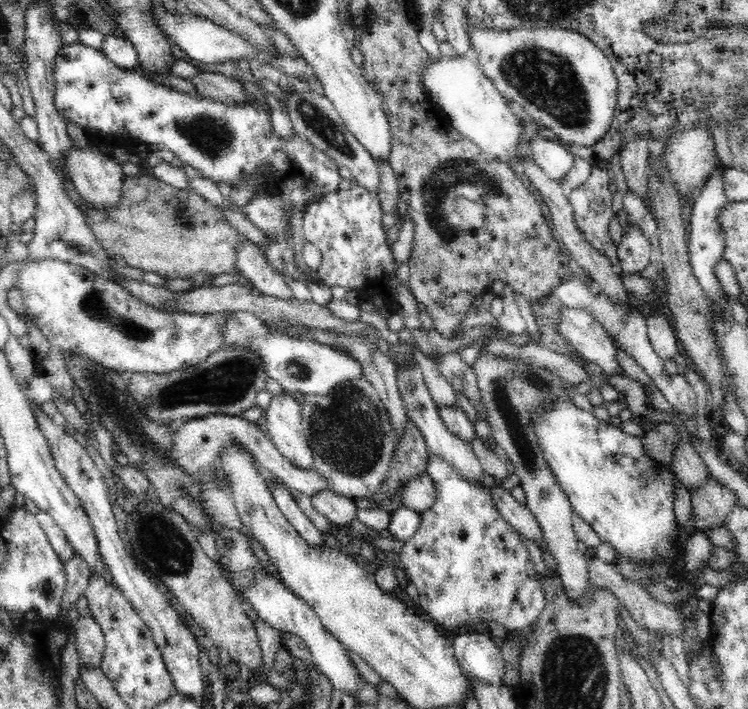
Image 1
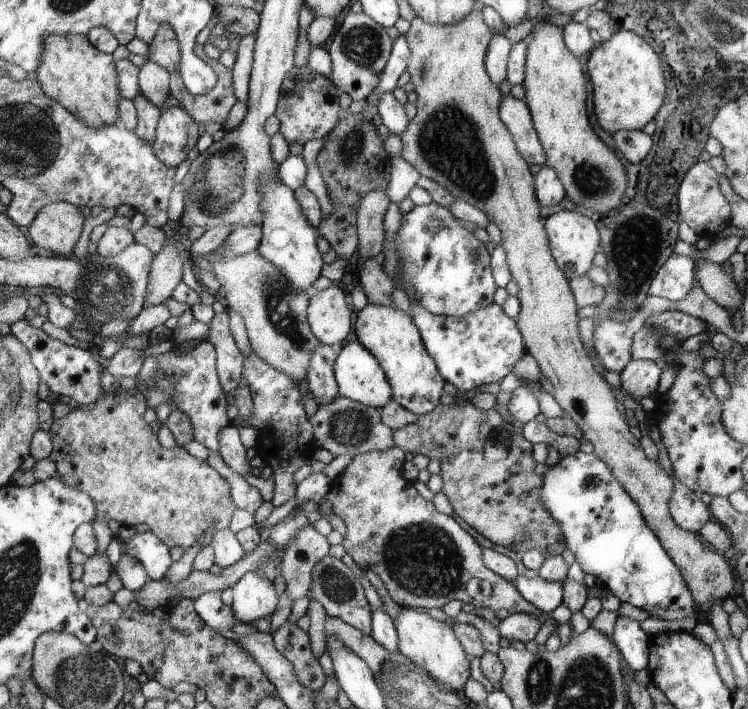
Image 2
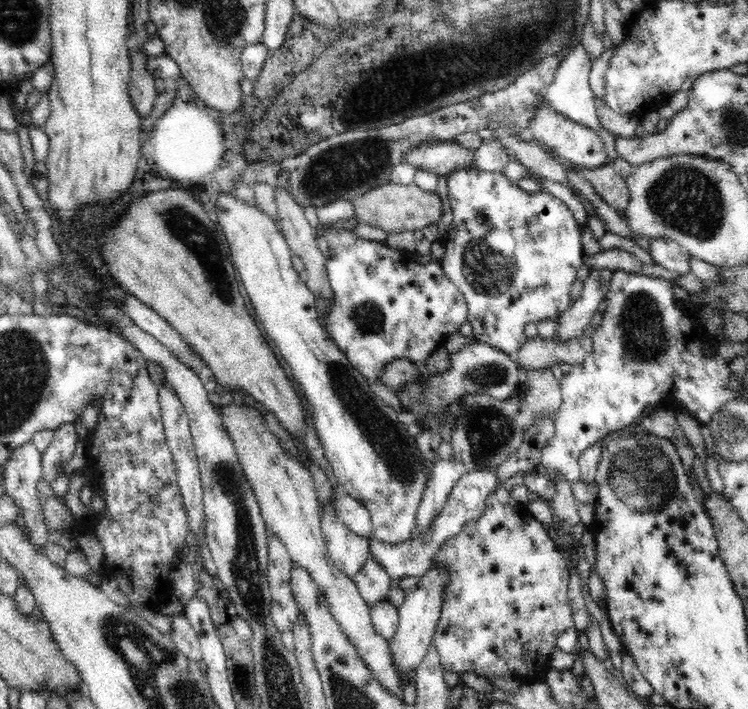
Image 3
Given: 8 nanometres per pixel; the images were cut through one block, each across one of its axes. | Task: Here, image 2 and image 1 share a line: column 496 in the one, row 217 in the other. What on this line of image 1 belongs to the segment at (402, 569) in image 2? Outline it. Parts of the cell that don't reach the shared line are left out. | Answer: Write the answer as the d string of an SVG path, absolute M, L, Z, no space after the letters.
M593 167L591 175L586 182L574 190L567 191L568 201L574 209L574 219L576 219L576 225L578 229L586 235L588 242L598 250L598 252L604 254L612 264L618 268L618 245L612 240L612 236L608 233L608 223L612 218L612 198L614 195L610 191L610 177L608 177L607 167Z

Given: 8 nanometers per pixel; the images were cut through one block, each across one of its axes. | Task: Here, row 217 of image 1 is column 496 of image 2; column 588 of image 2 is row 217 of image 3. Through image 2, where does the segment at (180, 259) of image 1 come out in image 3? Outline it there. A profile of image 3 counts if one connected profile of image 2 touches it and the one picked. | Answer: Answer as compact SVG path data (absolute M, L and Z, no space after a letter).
M390 182L374 186L372 190L354 196L350 206L356 211L359 224L370 224L372 228L378 227L387 234L422 230L425 226L438 222L444 212L442 198L436 192L419 189L416 183L401 185Z

